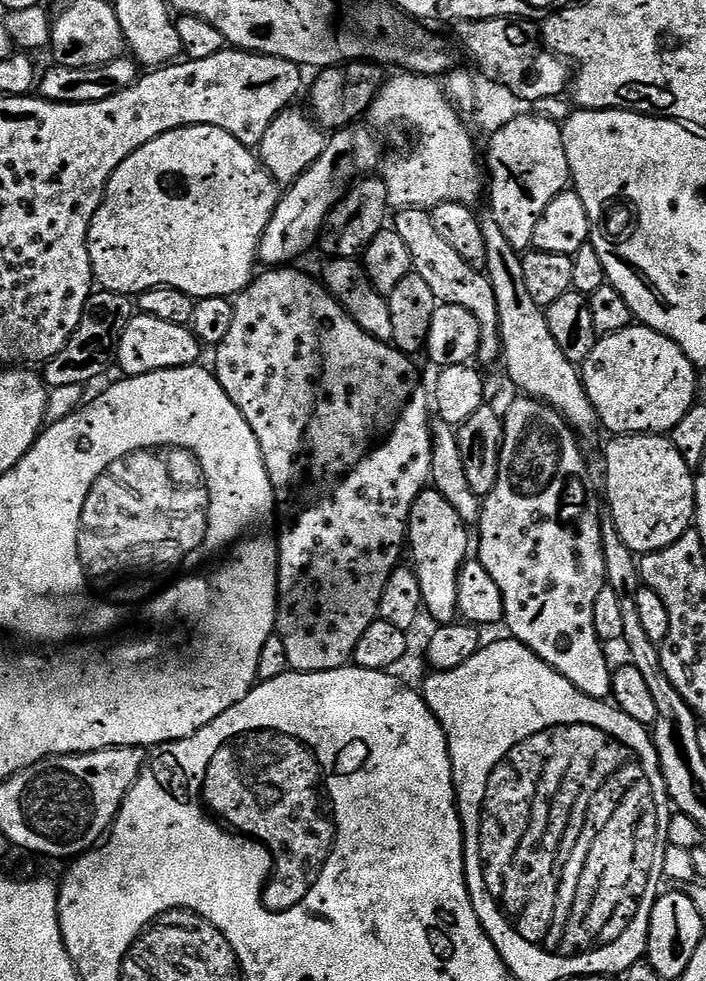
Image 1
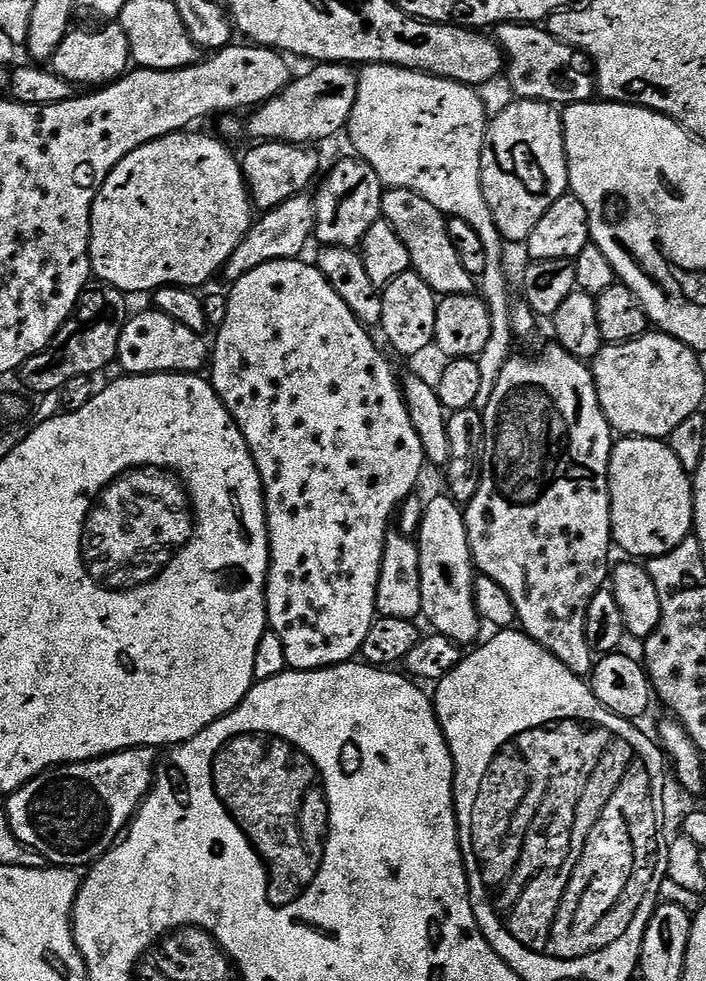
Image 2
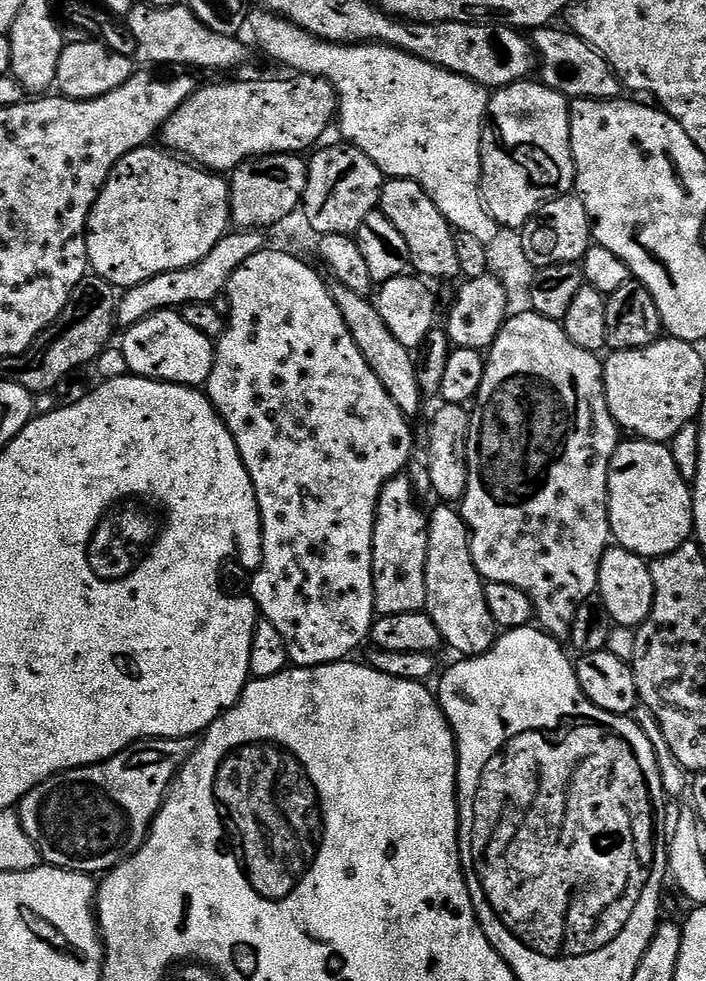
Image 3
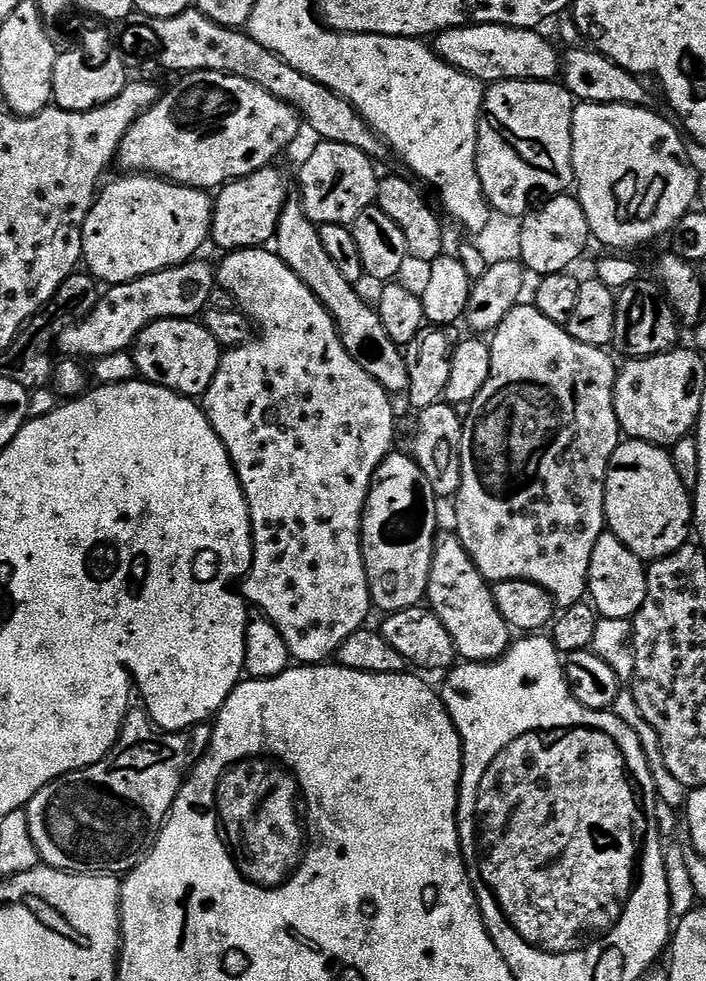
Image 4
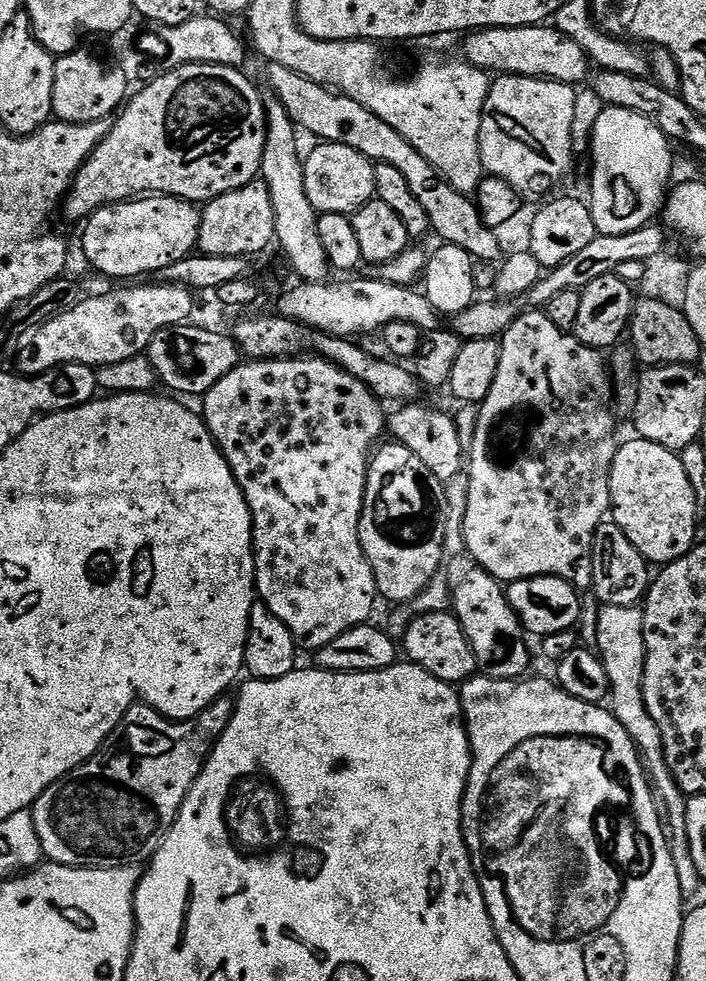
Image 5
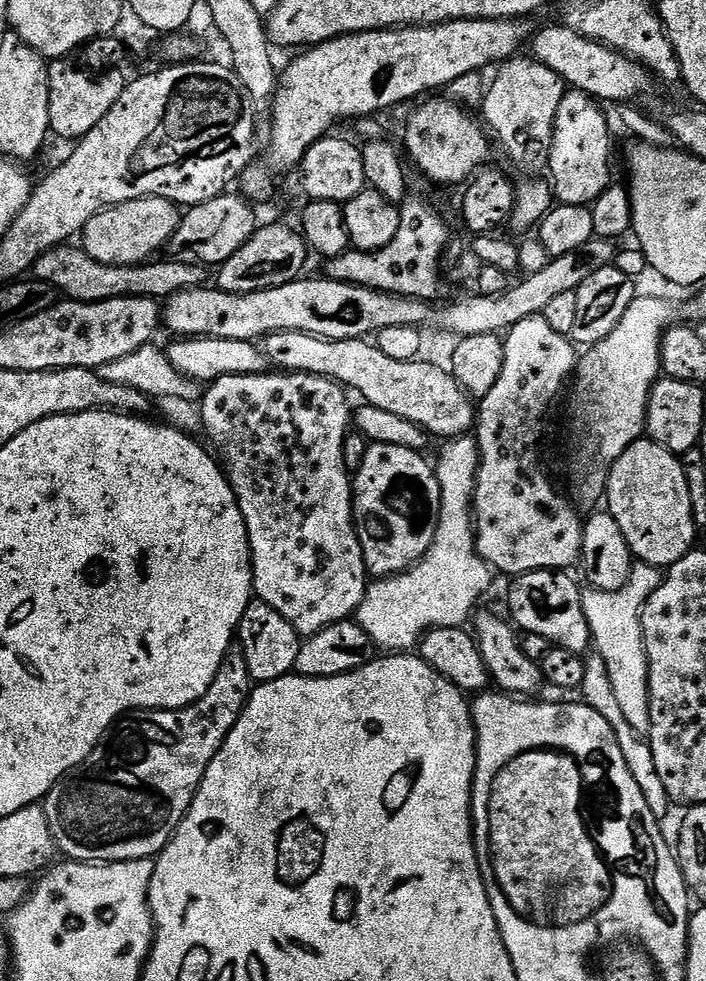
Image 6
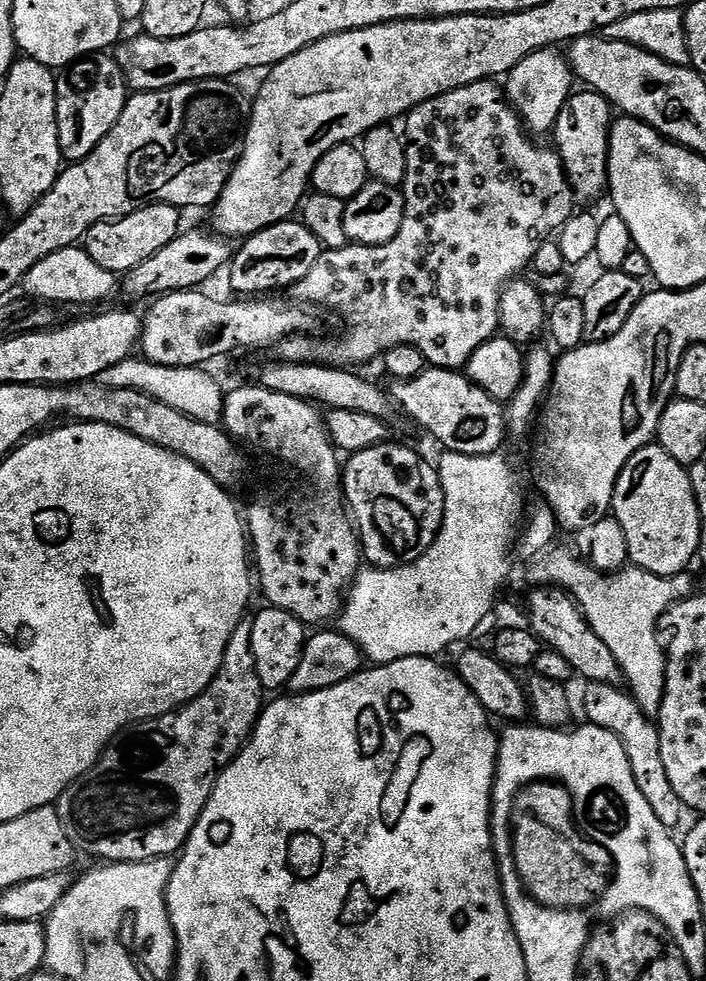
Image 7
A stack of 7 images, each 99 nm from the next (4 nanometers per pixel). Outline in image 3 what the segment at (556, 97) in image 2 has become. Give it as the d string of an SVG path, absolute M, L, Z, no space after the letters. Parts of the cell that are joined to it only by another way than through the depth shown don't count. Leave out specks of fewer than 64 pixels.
M545 26L537 28L531 33L530 43L538 57L539 79L550 90L560 92L568 97L569 101L599 100L612 102L622 92L622 85L616 72L582 38L578 38L571 30L556 28L557 26Z

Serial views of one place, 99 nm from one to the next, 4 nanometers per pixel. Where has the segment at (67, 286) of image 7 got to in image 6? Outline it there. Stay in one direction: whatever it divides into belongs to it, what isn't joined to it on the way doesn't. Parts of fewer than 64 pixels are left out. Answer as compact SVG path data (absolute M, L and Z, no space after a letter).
M72 247L51 248L46 255L40 256L34 269L34 276L67 299L79 300L81 304L97 304L103 300L113 300L123 296L141 296L147 300L160 302L175 296L178 292L199 288L205 283L205 269L198 264L178 264L171 258L126 266L99 264L94 258L90 258L87 252L79 247L76 247L77 249Z

